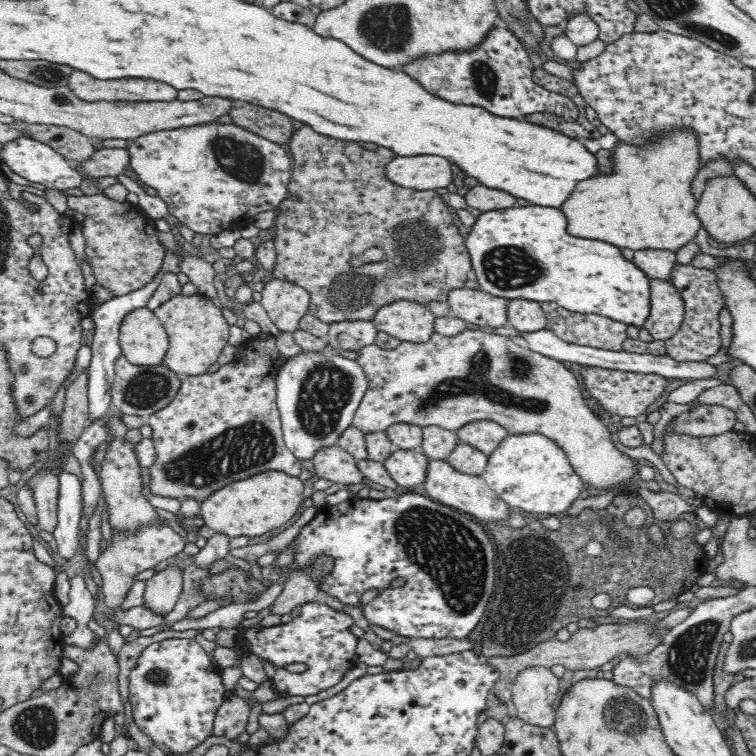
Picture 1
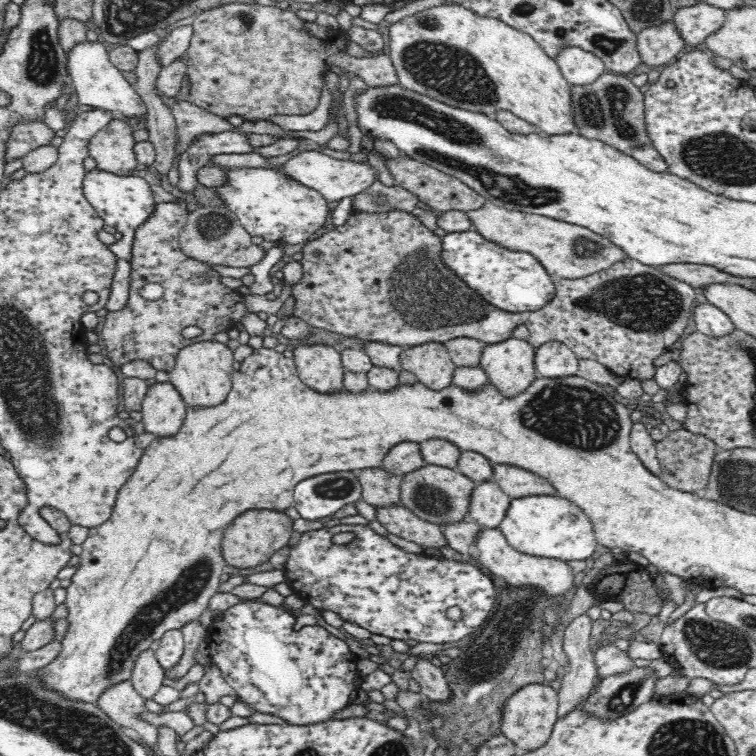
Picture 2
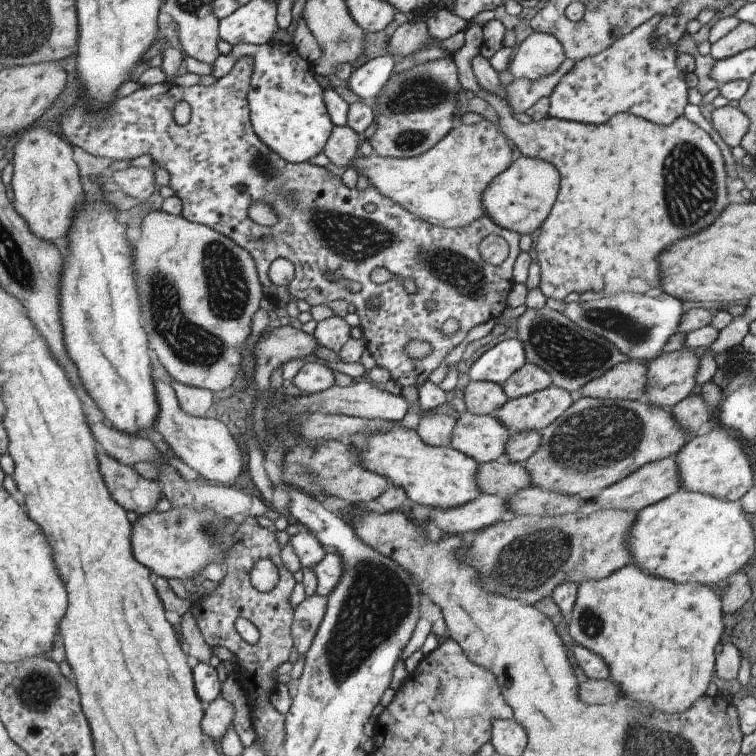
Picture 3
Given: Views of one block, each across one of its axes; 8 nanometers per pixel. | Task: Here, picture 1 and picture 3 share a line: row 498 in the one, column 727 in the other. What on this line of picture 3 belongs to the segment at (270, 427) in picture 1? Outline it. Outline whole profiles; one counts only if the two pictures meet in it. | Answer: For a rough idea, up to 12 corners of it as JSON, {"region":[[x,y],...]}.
{"region":[[452,58],[522,157],[559,175],[541,294],[657,289],[655,256],[727,206],[715,141],[682,114],[520,123]]}

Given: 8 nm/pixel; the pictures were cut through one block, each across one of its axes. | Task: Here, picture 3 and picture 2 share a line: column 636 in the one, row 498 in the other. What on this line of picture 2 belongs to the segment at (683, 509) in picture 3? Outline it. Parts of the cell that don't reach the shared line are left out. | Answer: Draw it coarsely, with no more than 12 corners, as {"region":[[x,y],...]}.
{"region":[[558,494],[511,498],[499,529],[516,550],[584,560],[588,515]]}

